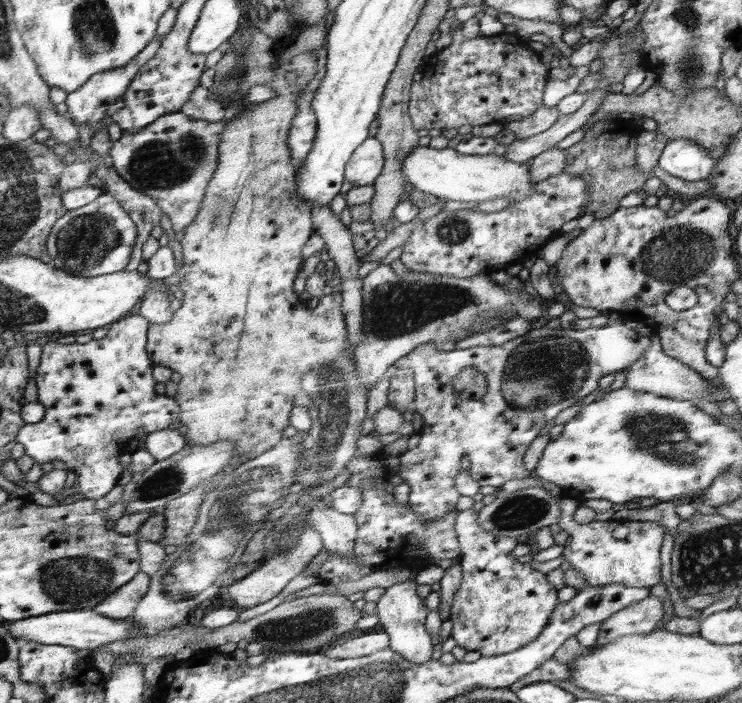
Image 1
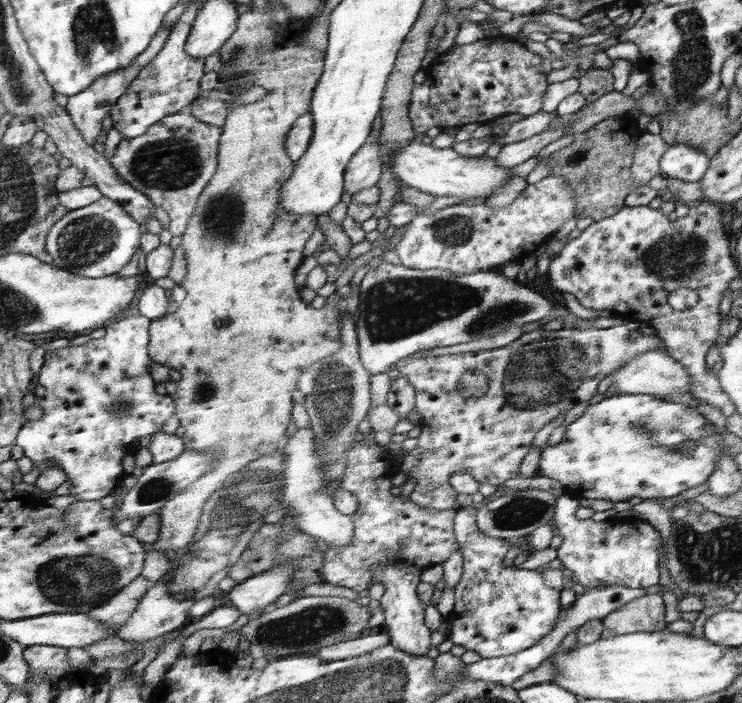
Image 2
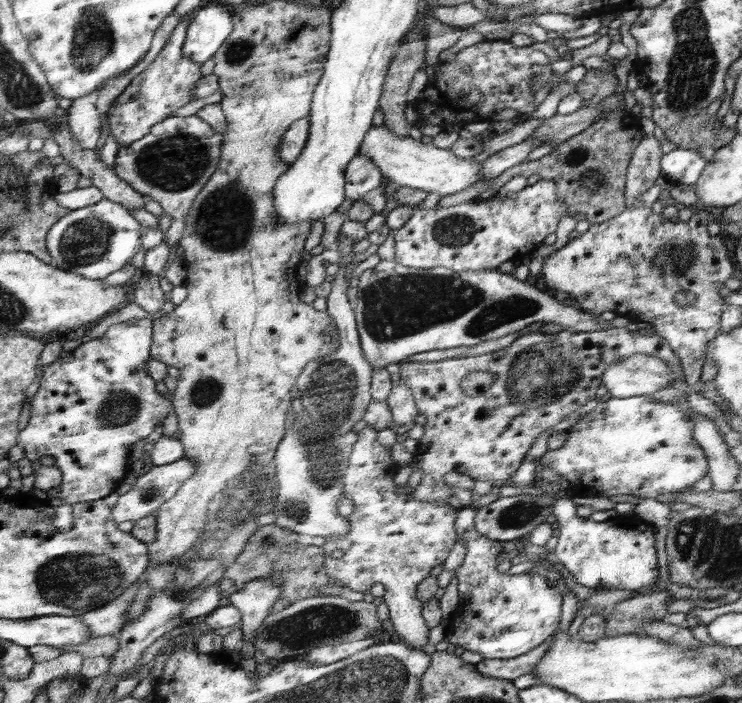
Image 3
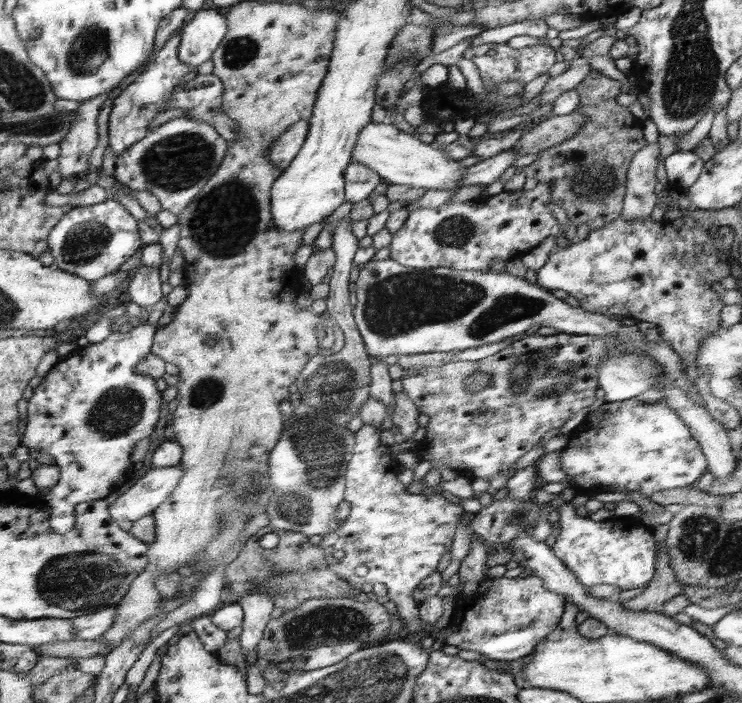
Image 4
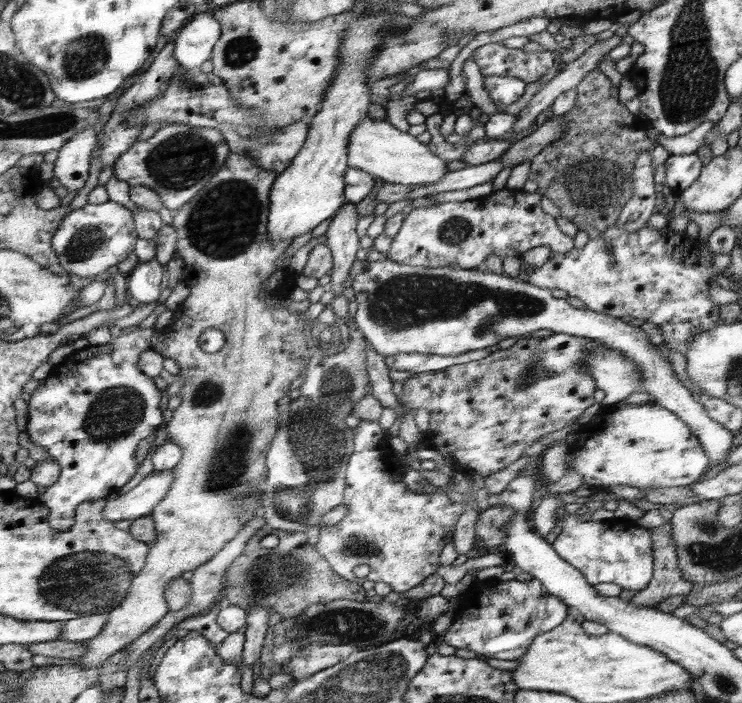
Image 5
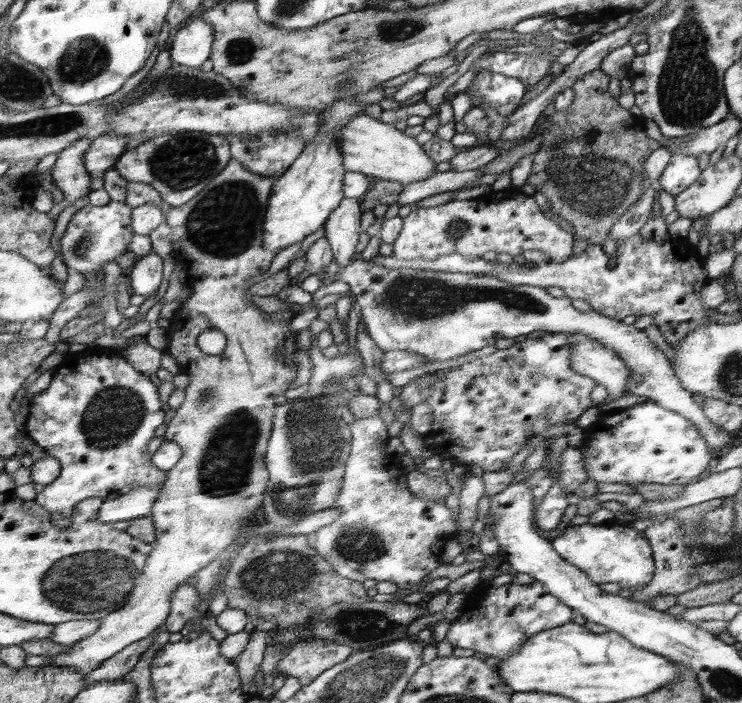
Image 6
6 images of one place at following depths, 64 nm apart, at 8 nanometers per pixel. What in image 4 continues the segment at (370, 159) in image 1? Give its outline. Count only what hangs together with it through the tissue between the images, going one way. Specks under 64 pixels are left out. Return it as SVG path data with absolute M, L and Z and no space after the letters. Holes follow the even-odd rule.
M352 162L344 172L344 179L345 200L353 205L367 200L372 192L384 185L377 173L362 164Z

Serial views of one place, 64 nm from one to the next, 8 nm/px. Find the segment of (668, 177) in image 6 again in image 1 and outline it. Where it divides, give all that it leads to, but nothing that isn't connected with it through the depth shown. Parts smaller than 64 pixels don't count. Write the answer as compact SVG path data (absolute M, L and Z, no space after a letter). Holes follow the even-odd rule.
M688 140L668 141L659 159L659 168L687 182L705 180L715 159L702 146Z

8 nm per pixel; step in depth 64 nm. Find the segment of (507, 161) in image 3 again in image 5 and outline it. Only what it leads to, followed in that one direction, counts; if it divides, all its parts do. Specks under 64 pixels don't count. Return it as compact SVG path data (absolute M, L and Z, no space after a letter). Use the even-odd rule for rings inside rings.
M501 161L488 162L481 166L465 167L463 170L454 170L434 185L418 185L407 194L406 201L414 201L417 198L430 197L432 194L442 192L454 192L457 190L470 189L484 183L492 182L500 171L504 169Z

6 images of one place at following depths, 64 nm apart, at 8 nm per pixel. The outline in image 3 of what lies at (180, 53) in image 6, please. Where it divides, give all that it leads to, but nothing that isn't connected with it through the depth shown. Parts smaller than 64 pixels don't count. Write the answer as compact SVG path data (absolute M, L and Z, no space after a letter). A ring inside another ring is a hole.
M208 4L200 7L193 13L191 24L188 25L187 38L183 44L184 54L192 59L192 62L200 62L204 64L206 60L214 57L224 41L231 36L235 30L235 14L229 10L229 6L223 4Z

